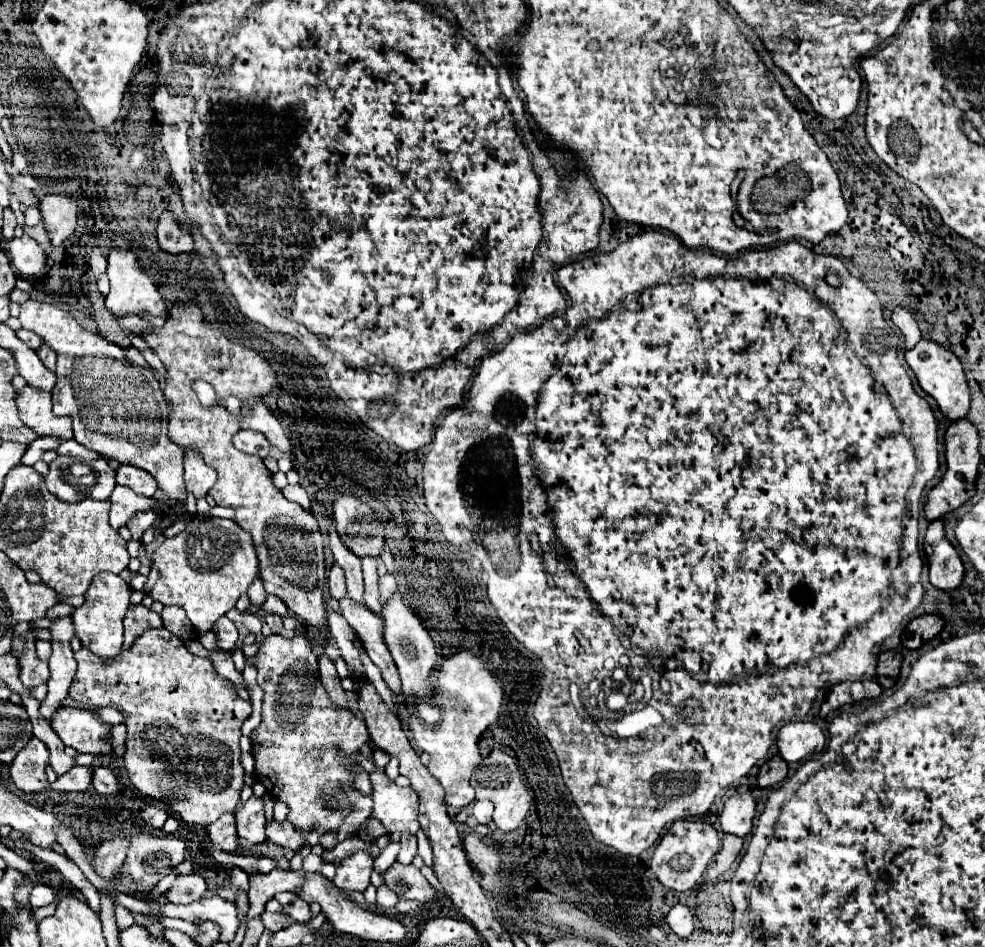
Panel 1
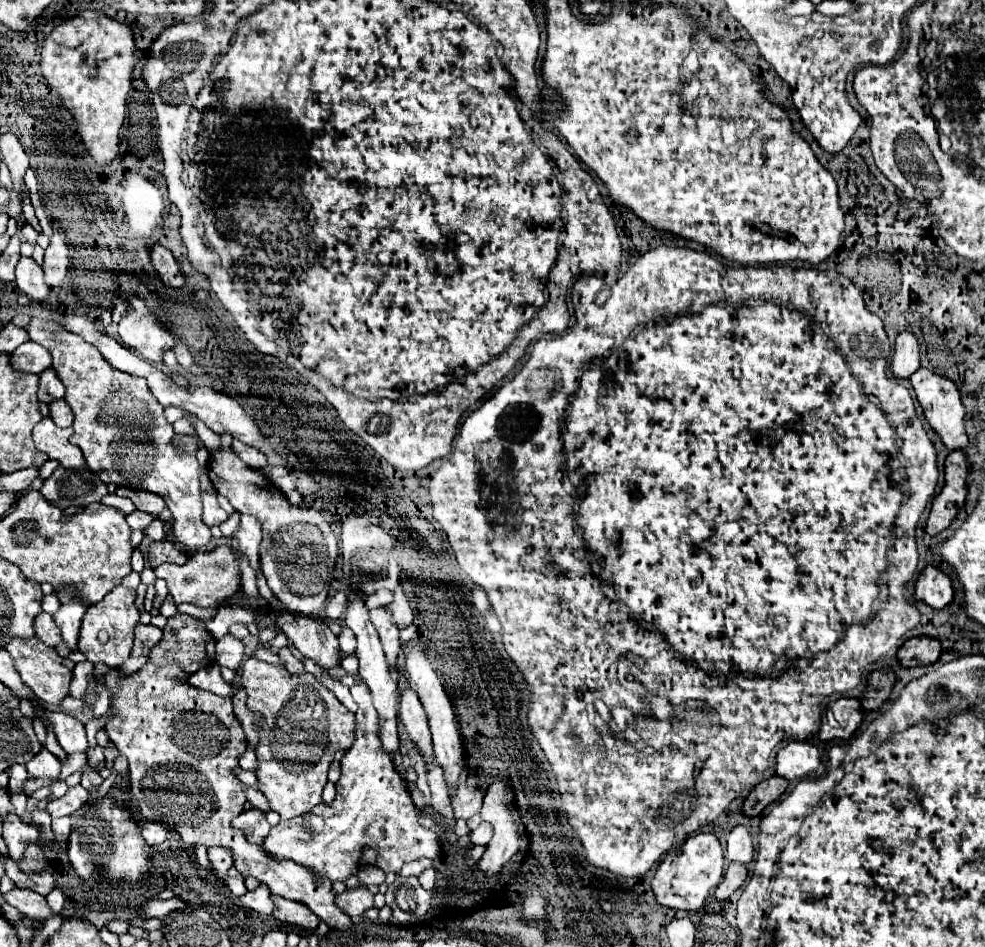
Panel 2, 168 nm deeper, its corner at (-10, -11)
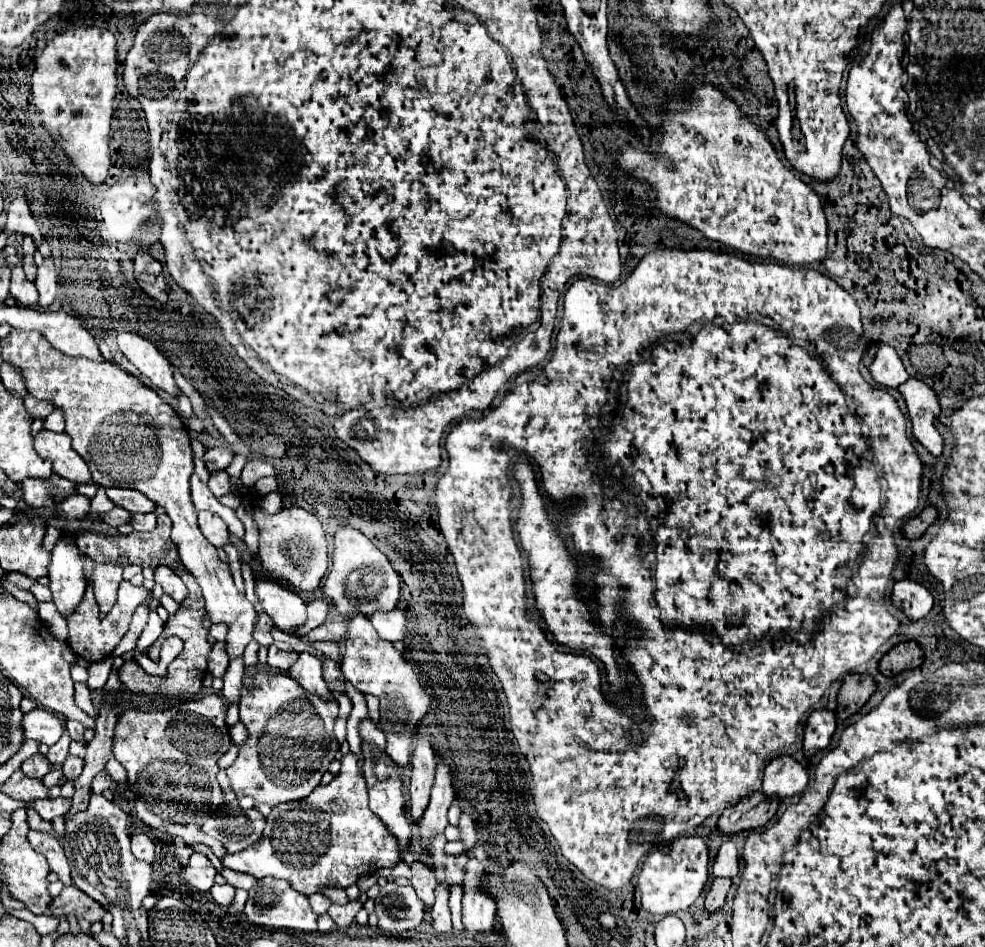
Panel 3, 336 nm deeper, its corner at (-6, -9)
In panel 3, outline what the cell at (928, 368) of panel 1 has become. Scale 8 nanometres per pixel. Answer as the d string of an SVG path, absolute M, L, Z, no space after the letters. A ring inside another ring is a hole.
M908 379L904 385L898 387L898 391L906 401L914 439L924 445L934 457L940 457L942 437L936 429L936 419L940 415L936 393L924 381L918 379Z

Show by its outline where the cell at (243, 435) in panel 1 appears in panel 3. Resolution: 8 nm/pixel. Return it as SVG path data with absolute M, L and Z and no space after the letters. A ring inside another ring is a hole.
M212 445L204 453L204 465L206 465L208 473L226 471L226 467L232 463L232 459L234 459L234 453L222 445Z

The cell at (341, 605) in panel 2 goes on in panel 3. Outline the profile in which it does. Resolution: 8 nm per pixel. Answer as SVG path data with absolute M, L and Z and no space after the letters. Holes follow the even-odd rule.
M326 597L312 599L308 603L308 619L306 619L306 623L298 625L298 629L294 629L294 635L302 637L302 635L310 633L312 629L316 629L320 623L324 623L324 619L328 615L328 609L330 609L330 603L326 601Z

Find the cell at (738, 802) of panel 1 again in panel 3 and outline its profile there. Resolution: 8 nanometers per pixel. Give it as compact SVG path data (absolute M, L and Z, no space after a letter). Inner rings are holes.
M724 841L724 845L720 847L714 865L712 865L712 873L714 877L728 877L734 879L738 875L738 851L734 841Z

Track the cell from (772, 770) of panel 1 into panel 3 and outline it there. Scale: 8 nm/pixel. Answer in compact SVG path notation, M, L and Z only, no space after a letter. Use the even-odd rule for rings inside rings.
M762 791L754 793L750 801L740 801L738 805L724 809L718 819L718 829L726 835L740 833L744 829L756 829L768 823L768 807L776 807L778 799L764 797Z

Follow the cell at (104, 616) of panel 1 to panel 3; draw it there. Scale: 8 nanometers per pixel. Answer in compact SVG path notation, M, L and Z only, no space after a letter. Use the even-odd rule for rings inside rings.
M122 581L120 583L120 589L118 589L118 601L116 605L112 607L112 611L100 621L98 619L98 603L94 601L94 593L92 593L92 583L88 583L86 587L86 593L84 593L84 599L82 603L74 609L74 613L70 613L66 617L68 621L68 647L82 659L90 661L90 663L96 663L96 661L102 661L104 657L108 657L114 647L120 643L120 639L126 635L128 627L130 627L130 619L132 619L132 613L136 611L136 607L148 599L148 591L144 587L134 587L130 585L128 581Z

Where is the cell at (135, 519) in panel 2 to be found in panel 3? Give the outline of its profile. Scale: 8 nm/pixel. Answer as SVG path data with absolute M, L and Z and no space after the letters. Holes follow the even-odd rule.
M114 507L110 512L102 514L103 520L113 528L130 524L130 513L126 513L125 509Z

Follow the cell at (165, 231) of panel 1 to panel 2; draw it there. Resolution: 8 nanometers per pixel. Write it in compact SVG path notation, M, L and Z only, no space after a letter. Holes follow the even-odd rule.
M154 245L150 257L152 257L152 263L154 263L156 271L160 273L162 281L166 285L170 285L170 287L182 287L186 283L186 277L180 271L180 263L176 261L176 257L172 255L170 249L166 249L162 245Z

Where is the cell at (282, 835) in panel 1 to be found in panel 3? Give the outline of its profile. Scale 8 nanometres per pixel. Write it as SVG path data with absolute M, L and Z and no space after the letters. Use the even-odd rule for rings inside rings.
M356 755L342 757L342 771L328 785L318 785L310 797L272 807L266 817L266 829L252 847L234 855L222 855L222 867L254 875L286 879L304 895L322 891L322 885L354 885L360 875L374 873L398 863L398 843L390 837L386 825L374 817L368 807L368 791L358 767ZM326 827L330 841L326 841Z

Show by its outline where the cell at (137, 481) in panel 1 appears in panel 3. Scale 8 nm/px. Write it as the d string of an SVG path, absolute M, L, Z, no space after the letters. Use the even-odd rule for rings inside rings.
M106 489L106 495L110 497L110 501L116 505L116 507L122 507L126 509L128 513L150 513L156 509L154 501L150 501L146 495L138 493L136 489Z

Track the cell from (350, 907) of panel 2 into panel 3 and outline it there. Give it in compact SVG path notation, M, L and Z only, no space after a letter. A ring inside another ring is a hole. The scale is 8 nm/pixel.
M350 901L346 905L330 905L328 915L336 923L338 931L346 931L352 925L352 921L354 921L354 917L356 917L356 913L360 909L362 909L362 903L360 901Z

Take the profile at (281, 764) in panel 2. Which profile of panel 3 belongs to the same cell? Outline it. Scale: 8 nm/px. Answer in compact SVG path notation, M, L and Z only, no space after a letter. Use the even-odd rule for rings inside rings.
M258 665L258 673L254 675L256 687L252 691L242 689L240 719L248 729L248 739L238 749L238 757L226 769L226 775L230 779L230 789L238 797L250 795L256 803L274 807L308 797L330 769L338 751L332 733L338 717L338 703L322 701L290 677L270 677L266 667L268 665Z

